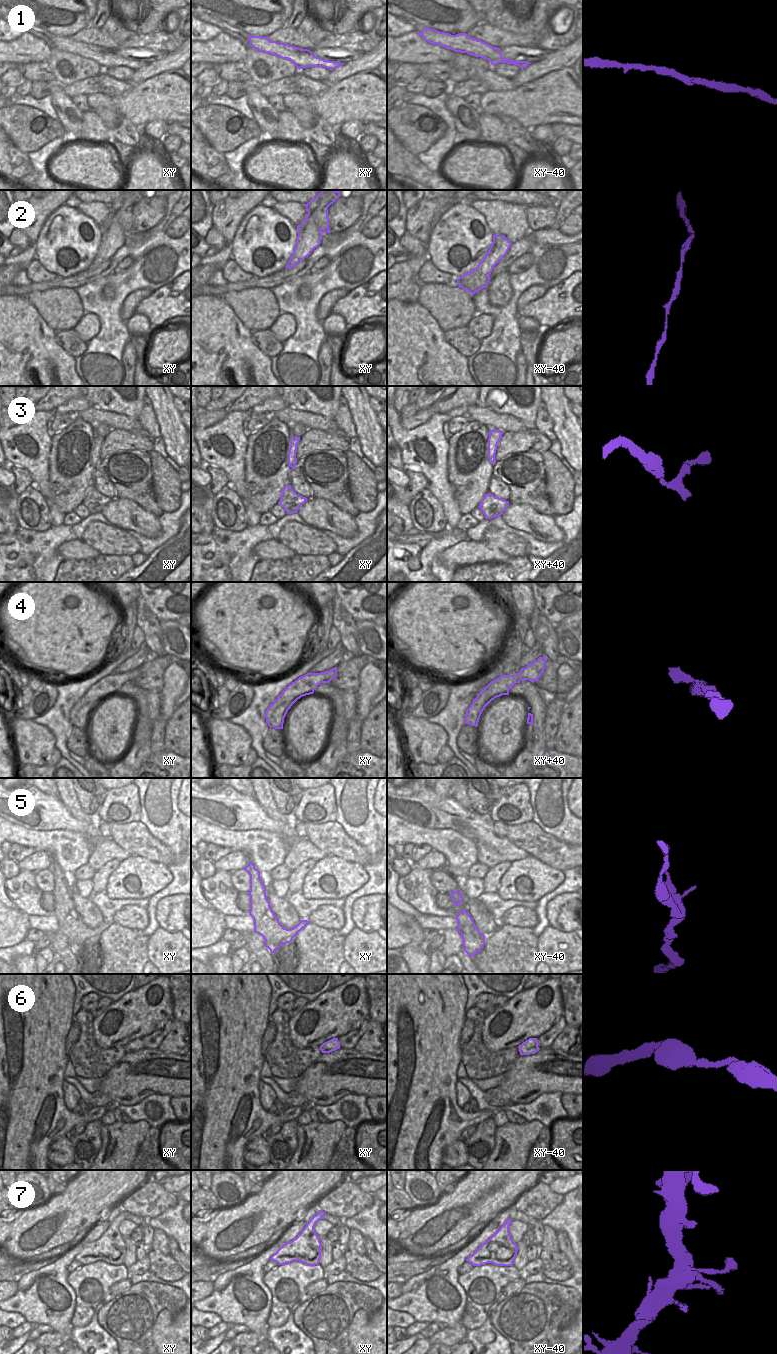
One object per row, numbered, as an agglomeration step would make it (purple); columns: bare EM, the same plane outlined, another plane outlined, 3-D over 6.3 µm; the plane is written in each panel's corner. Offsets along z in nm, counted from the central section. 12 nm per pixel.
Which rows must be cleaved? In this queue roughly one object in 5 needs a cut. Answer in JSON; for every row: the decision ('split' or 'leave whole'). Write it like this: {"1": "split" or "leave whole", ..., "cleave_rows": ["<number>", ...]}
{"1": "leave whole", "2": "leave whole", "3": "leave whole", "4": "leave whole", "5": "leave whole", "6": "leave whole", "7": "leave whole", "cleave_rows": []}

